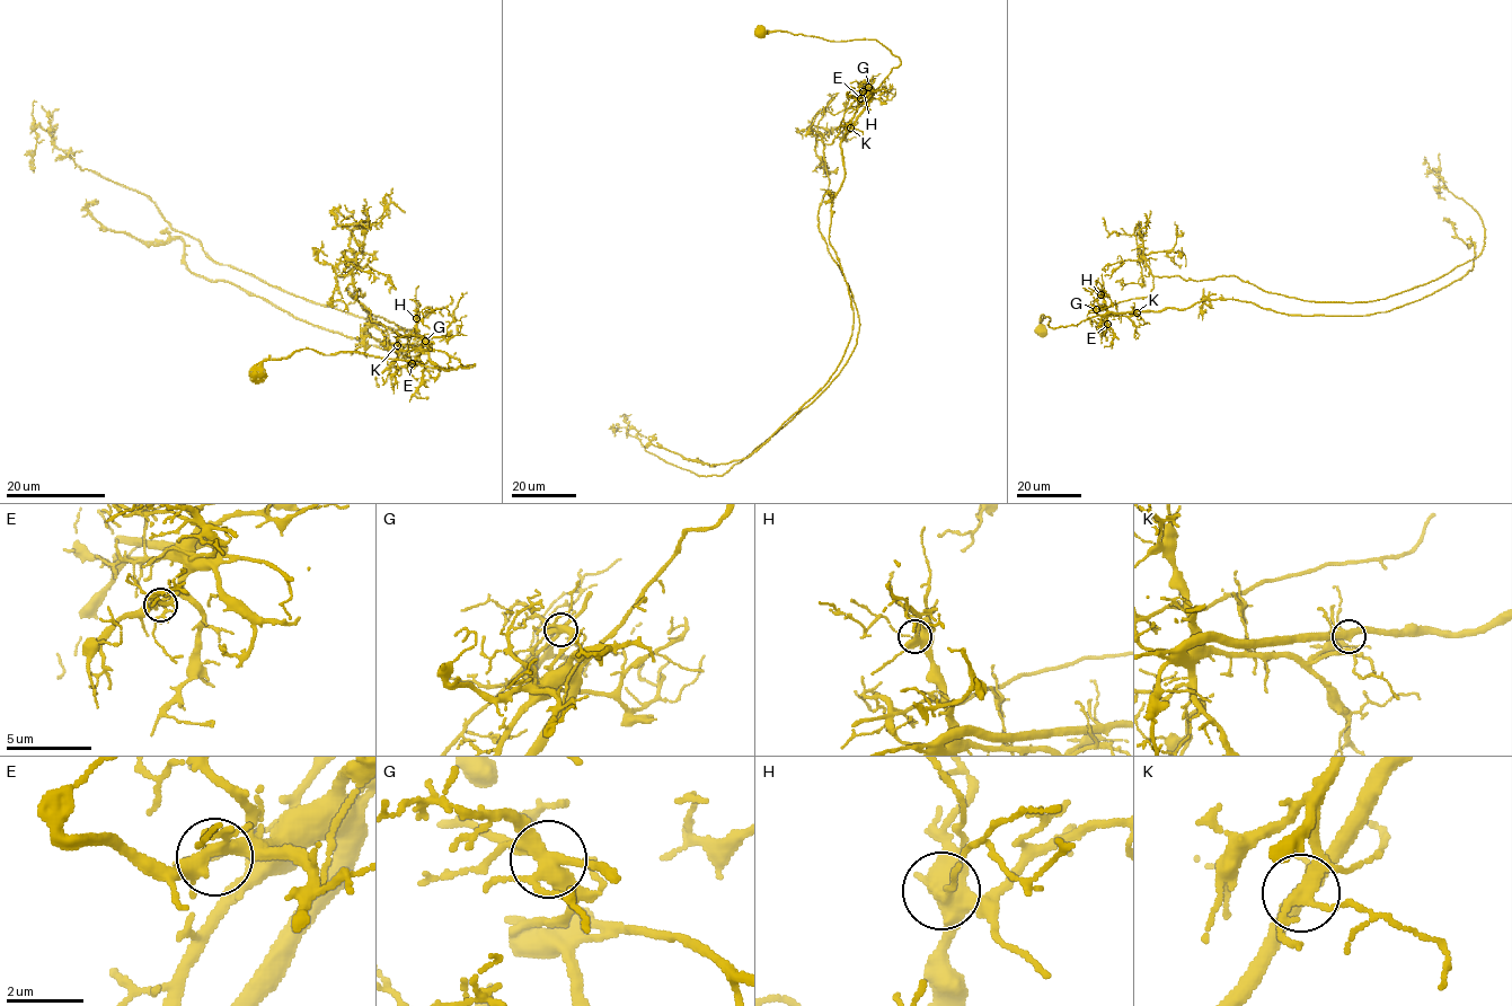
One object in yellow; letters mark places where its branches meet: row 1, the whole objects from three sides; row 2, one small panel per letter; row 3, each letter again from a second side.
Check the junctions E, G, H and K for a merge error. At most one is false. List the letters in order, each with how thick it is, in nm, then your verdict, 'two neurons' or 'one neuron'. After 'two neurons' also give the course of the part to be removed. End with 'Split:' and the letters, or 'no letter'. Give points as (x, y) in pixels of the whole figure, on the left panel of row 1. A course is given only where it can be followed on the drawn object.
E: calibre 320 nm; one neuron
G: calibre 380 nm; two neurons; course (425, 342), (373, 321), (357, 289), (368, 312), (410, 329), (217, 263), (38, 126), (33, 171)
H: calibre 380 nm; one neuron
K: calibre 340 nm; one neuron
Split: G

